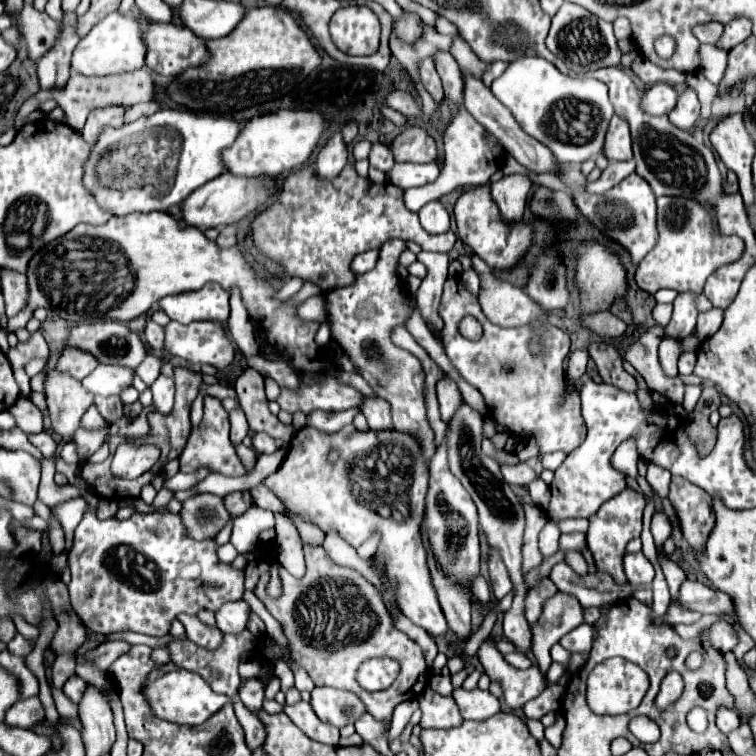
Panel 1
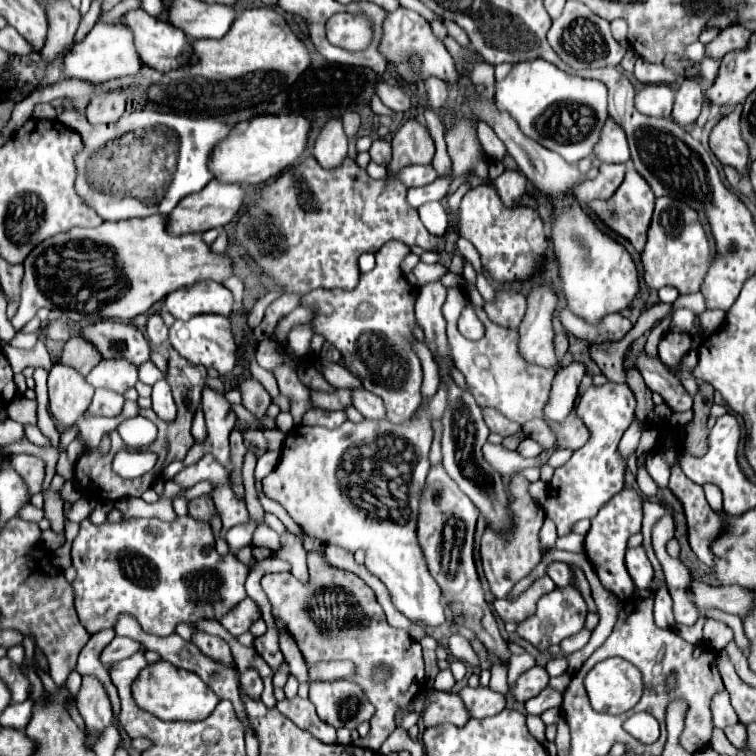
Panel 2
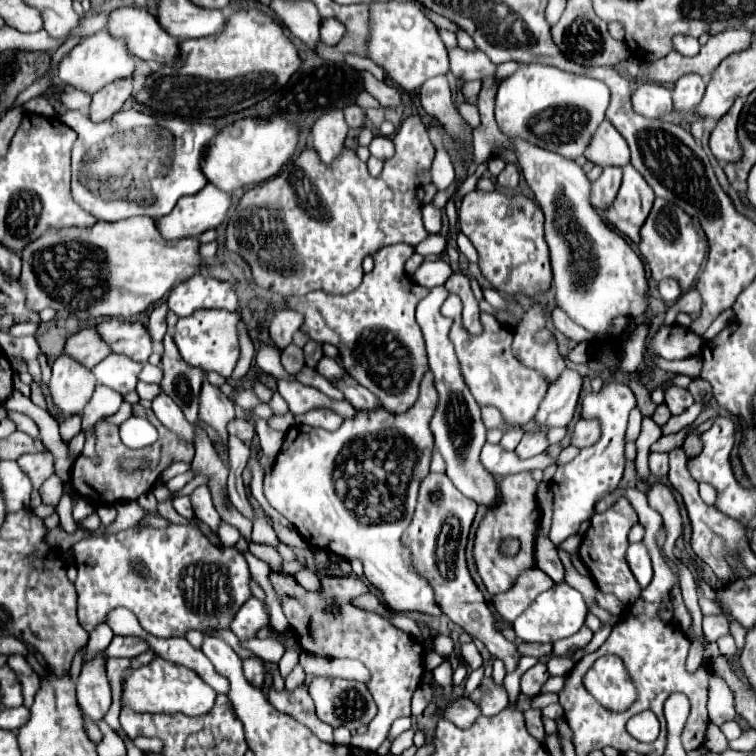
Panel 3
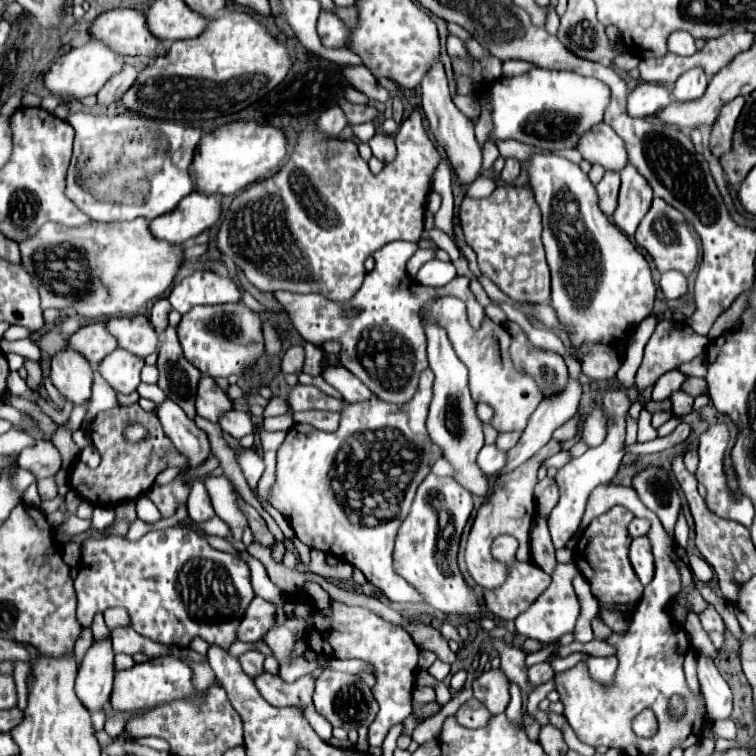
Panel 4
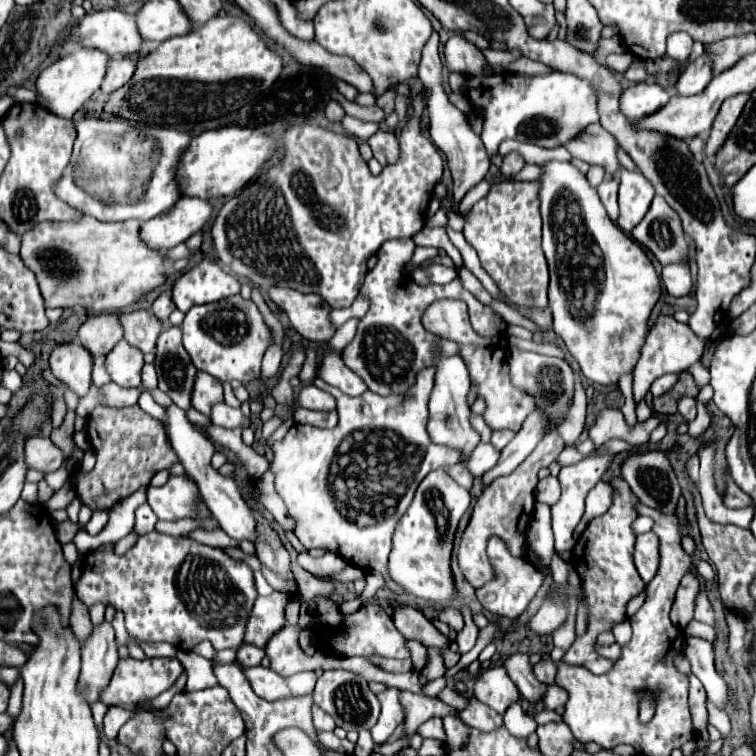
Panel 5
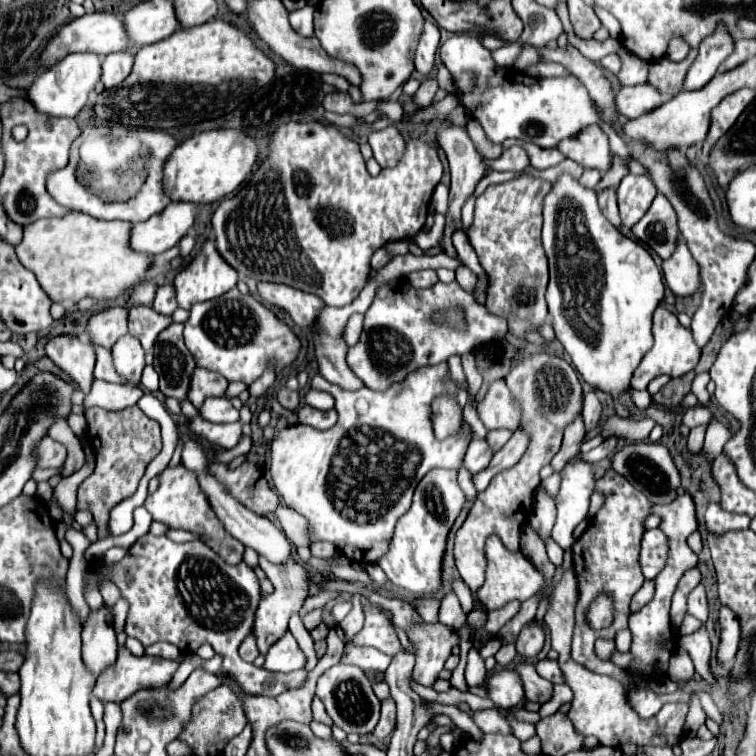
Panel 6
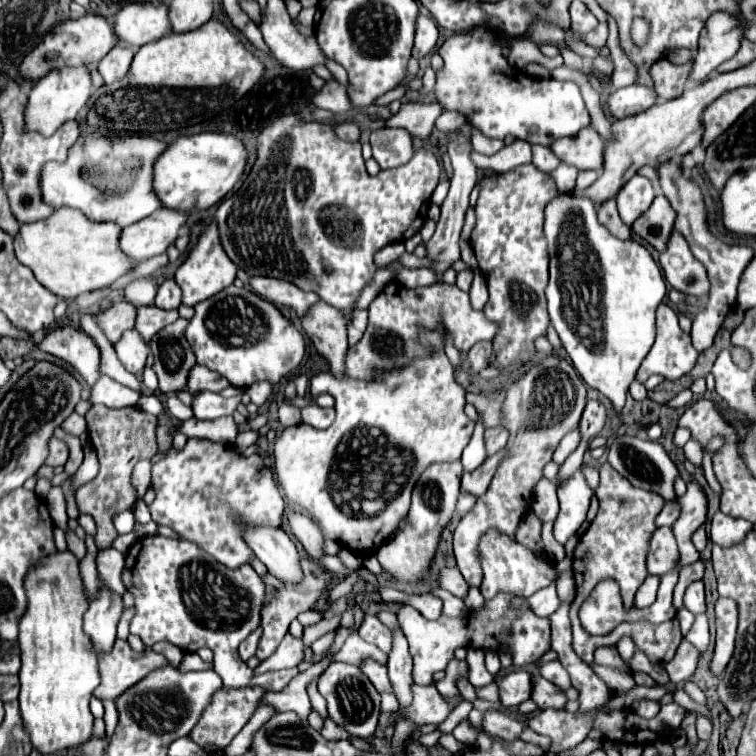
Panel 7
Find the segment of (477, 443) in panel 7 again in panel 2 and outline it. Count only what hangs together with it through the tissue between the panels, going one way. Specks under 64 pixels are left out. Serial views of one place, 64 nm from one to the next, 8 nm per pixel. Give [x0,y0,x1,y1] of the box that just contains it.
[484,442,538,476]

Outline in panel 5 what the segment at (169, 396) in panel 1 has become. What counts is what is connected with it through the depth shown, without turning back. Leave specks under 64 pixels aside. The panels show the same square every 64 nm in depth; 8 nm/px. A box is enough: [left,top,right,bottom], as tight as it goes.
[166,404,256,542]

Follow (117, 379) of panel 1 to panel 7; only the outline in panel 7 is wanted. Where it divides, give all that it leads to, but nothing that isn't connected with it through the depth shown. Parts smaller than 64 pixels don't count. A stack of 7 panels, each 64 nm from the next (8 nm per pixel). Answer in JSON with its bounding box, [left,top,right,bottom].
[114,330,150,376]

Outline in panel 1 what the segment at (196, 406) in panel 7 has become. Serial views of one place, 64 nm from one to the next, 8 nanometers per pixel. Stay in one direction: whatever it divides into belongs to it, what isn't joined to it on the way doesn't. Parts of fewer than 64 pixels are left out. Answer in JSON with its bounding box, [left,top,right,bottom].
[252,434,278,454]

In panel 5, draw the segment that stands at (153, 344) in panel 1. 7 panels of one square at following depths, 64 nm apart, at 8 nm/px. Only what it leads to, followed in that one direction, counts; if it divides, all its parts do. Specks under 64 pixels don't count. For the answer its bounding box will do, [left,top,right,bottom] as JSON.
[152,292,176,326]

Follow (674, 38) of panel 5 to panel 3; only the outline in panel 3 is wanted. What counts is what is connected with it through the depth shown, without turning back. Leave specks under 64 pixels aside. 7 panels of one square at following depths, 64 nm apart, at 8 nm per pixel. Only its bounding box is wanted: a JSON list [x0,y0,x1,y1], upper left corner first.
[674,36,700,56]

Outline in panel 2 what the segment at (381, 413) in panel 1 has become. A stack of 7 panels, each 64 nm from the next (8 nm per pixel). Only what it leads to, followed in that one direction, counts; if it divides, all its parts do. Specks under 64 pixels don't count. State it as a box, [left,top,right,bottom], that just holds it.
[352,390,386,420]

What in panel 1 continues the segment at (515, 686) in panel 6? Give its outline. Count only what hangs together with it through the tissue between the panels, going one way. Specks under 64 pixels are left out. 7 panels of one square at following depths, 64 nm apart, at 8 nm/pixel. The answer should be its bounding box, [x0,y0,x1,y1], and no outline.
[452,688,500,720]

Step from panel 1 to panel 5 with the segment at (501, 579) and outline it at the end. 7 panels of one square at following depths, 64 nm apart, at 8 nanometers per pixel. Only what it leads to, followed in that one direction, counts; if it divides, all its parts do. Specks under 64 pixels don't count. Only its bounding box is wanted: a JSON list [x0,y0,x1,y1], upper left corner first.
[458,426,564,588]

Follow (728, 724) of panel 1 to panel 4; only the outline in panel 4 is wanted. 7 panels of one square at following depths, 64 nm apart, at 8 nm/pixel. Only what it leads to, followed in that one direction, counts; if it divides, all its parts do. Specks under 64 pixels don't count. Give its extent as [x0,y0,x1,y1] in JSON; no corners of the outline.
[698,654,732,720]

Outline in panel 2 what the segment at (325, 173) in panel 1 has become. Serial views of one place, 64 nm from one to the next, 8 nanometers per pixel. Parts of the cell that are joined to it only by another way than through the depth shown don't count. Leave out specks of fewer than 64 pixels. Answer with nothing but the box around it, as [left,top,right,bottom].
[314,120,348,170]

